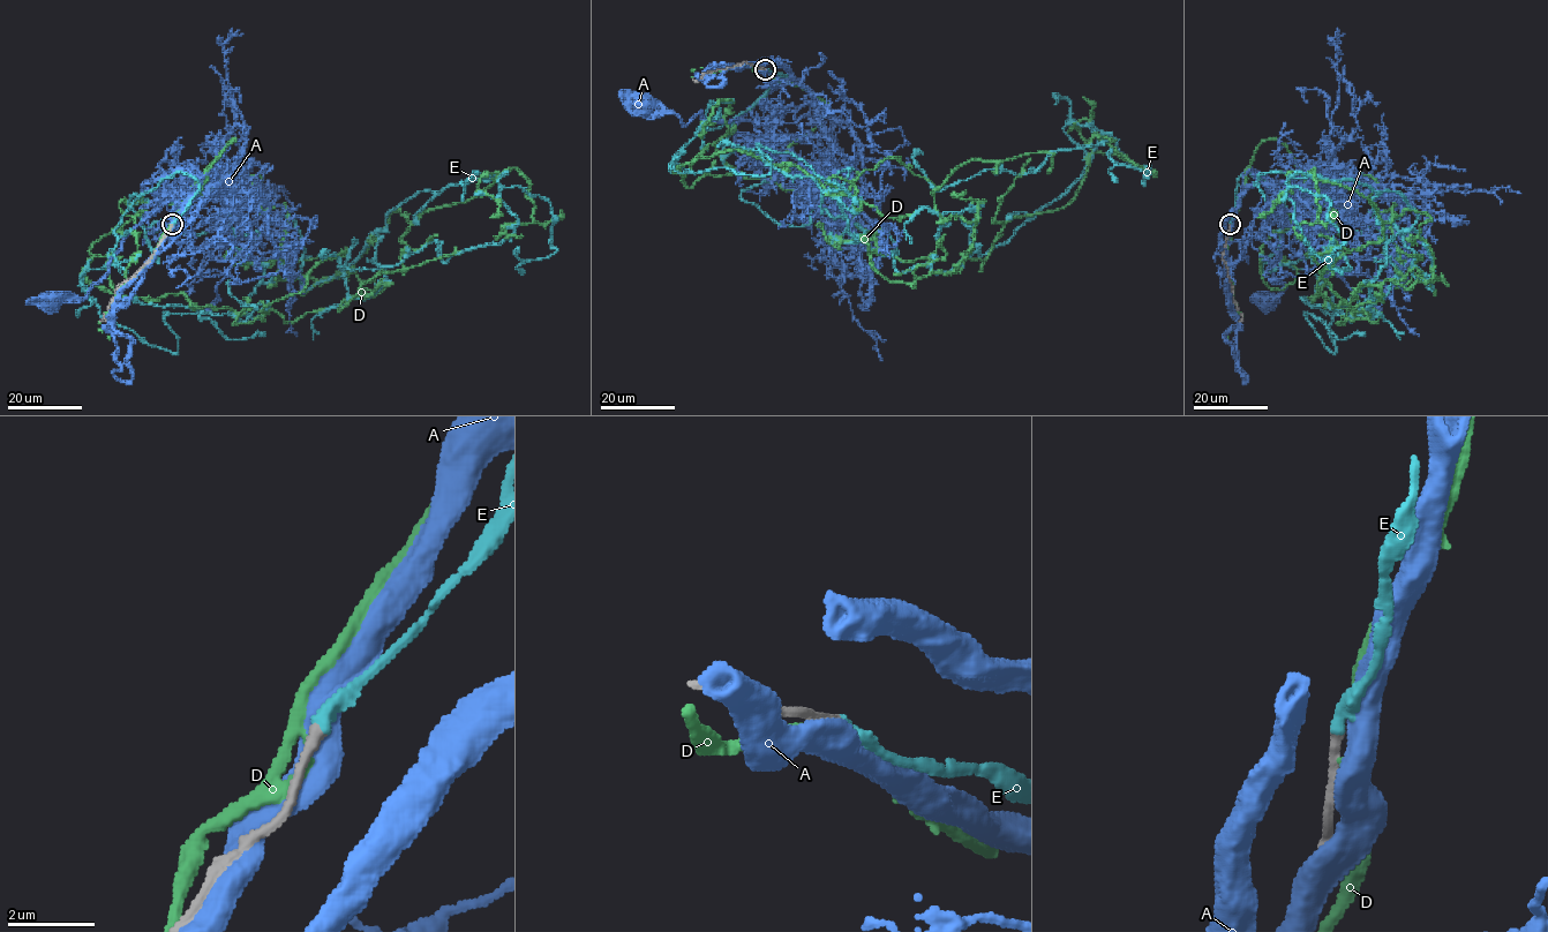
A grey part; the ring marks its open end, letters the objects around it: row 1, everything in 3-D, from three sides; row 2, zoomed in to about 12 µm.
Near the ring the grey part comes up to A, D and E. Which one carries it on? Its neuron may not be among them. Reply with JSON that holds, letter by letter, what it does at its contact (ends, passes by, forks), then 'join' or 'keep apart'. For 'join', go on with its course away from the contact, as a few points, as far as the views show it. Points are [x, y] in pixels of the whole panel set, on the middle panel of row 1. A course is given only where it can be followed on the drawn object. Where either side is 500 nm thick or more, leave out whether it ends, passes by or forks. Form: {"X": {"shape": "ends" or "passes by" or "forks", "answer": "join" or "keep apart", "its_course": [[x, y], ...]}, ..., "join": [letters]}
{"A": {"answer": "keep apart"}, "D": {"shape": "passes by", "answer": "keep apart"}, "E": {"shape": "ends", "answer": "join", "its_course": [[765, 68], [741, 197], [885, 230], [899, 272], [1005, 243], [1111, 134], [939, 189], [923, 152]]}, "join": ["E"]}

